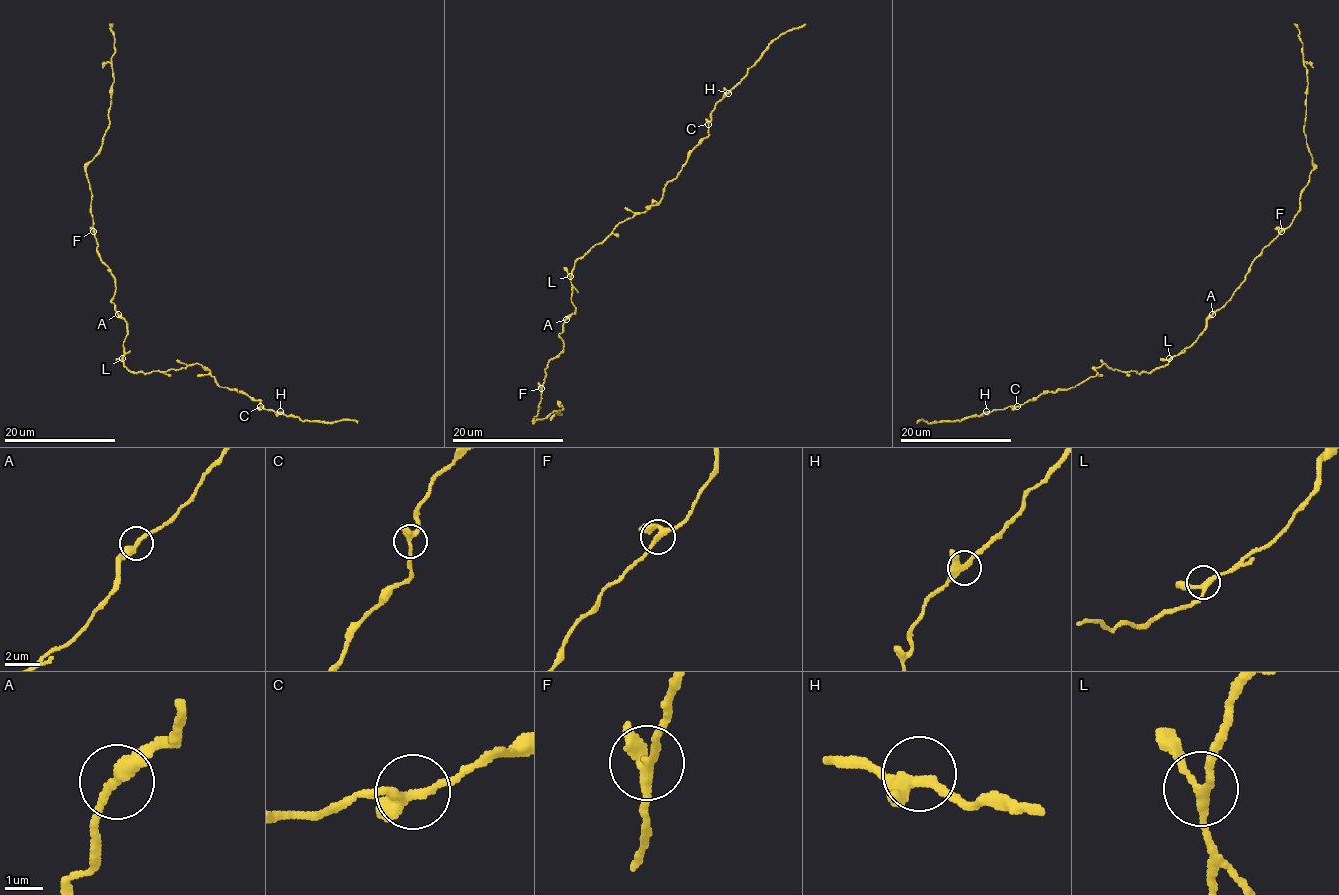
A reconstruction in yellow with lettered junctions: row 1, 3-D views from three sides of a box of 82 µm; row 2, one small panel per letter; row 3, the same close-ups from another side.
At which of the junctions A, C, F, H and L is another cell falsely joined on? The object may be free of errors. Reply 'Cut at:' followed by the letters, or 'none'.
Cut at: none

